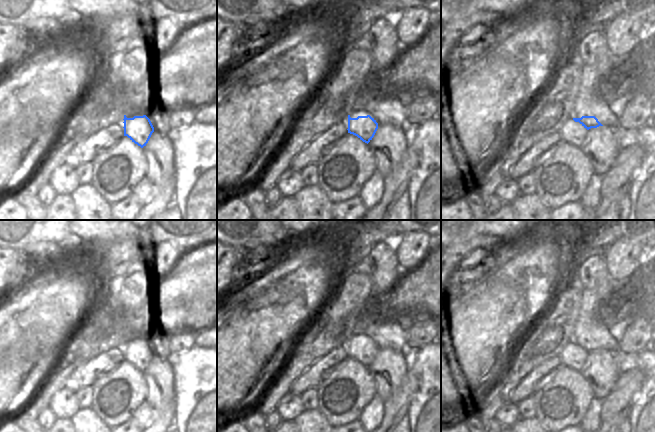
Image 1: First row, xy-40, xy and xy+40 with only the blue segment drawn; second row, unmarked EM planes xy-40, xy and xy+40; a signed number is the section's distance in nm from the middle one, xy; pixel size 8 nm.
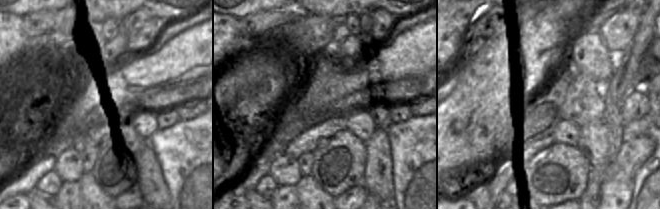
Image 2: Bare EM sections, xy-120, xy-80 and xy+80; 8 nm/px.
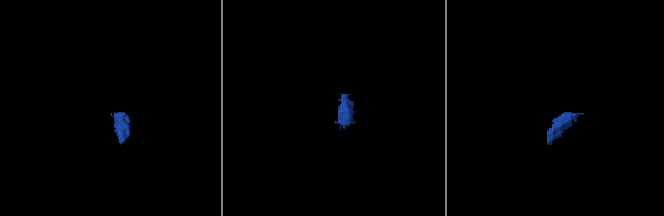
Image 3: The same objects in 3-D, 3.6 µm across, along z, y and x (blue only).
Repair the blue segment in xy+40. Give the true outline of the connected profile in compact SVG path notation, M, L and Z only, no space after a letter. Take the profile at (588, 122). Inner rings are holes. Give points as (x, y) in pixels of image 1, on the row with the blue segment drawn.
M582 116L581 118L569 118L560 129L562 142L580 148L591 128L603 126L595 116Z

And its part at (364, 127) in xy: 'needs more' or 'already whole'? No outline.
needs more

